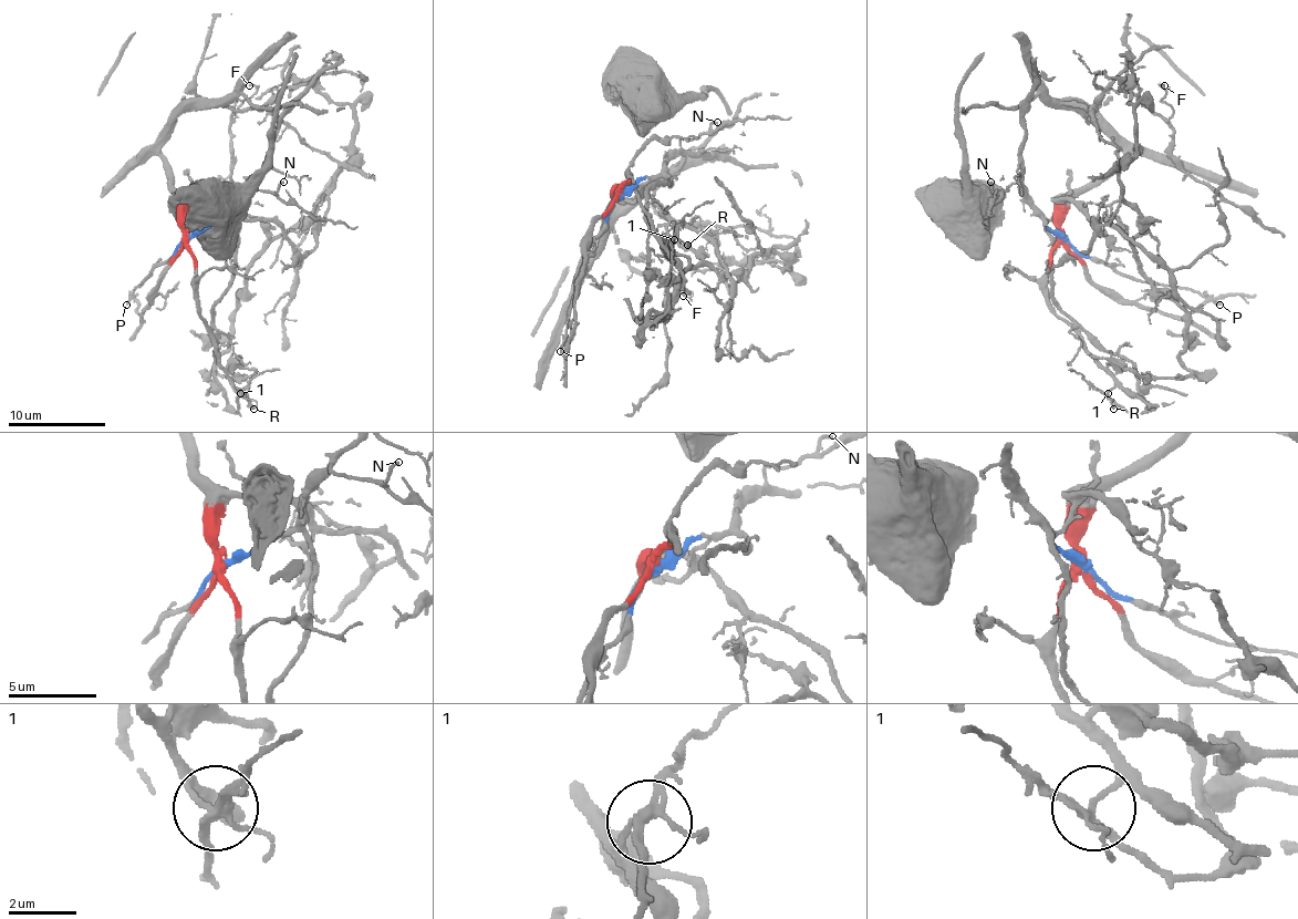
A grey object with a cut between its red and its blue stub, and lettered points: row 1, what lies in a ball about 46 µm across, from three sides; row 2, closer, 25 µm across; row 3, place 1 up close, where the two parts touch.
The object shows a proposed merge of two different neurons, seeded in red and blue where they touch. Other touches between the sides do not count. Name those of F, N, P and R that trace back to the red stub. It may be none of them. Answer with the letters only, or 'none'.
F, R

